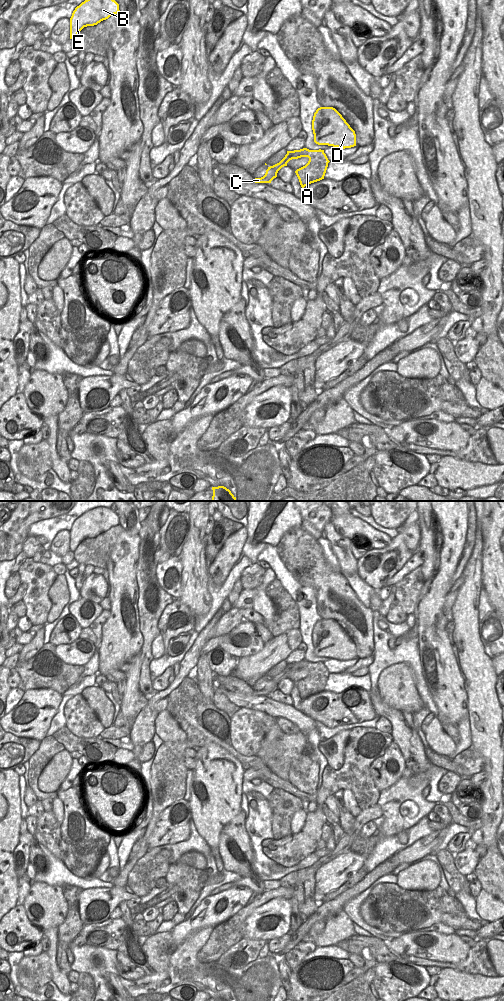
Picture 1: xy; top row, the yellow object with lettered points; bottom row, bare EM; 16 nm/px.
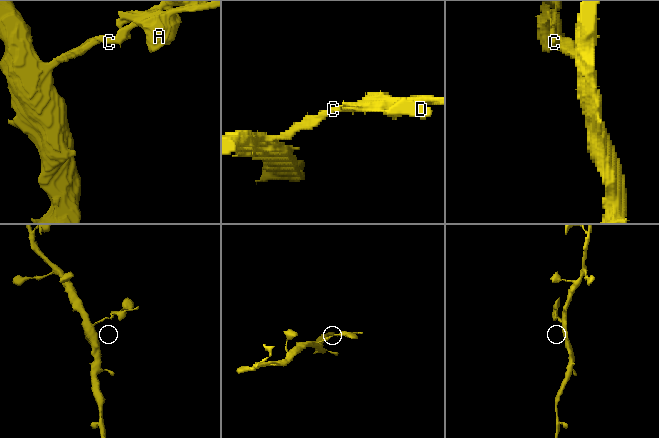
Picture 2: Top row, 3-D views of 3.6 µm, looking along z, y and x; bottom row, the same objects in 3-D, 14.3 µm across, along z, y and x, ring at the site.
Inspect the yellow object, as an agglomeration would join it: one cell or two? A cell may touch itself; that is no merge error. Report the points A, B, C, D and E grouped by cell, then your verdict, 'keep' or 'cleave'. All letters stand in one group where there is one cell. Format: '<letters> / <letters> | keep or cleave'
A B C D E | keep

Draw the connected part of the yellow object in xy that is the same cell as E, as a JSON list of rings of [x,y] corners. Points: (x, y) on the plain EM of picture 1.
[[[97,507],[82,514],[70,530],[70,551],[87,538],[94,538],[119,525],[119,516],[107,507]]]

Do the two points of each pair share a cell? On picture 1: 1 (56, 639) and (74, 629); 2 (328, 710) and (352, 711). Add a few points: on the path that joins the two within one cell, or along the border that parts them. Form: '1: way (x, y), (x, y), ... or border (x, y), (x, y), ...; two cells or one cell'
1: way (60, 635), (67, 634), (70, 631); one cell
2: way (334, 710), (346, 710); one cell

